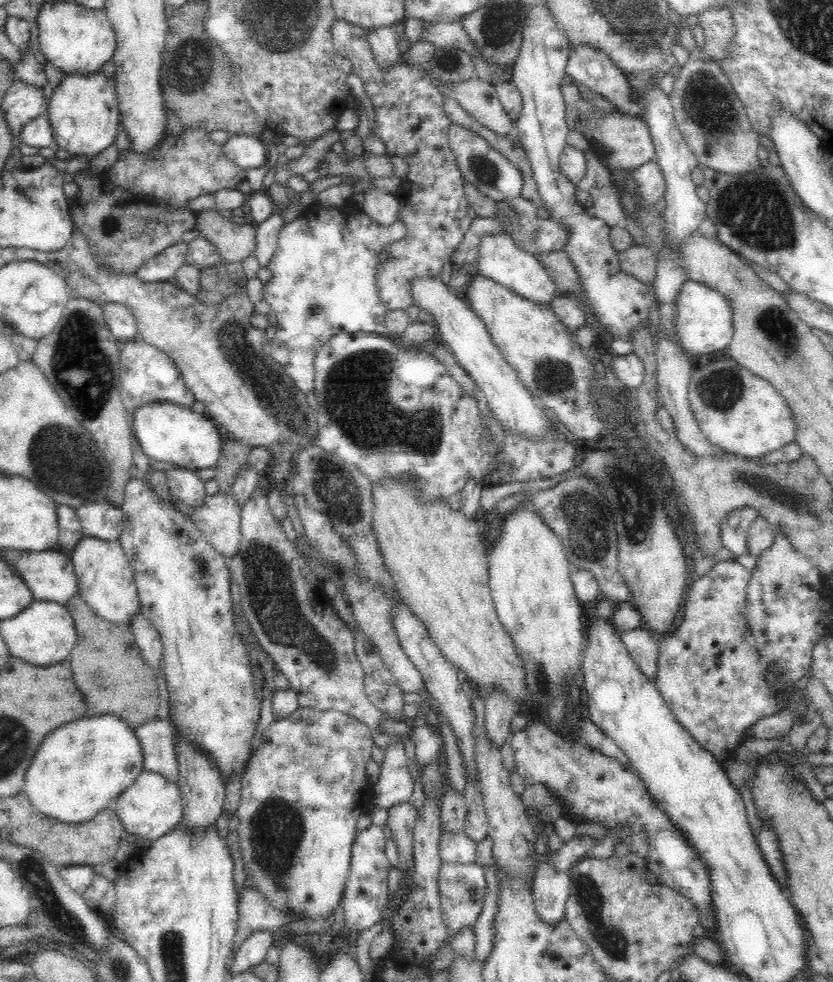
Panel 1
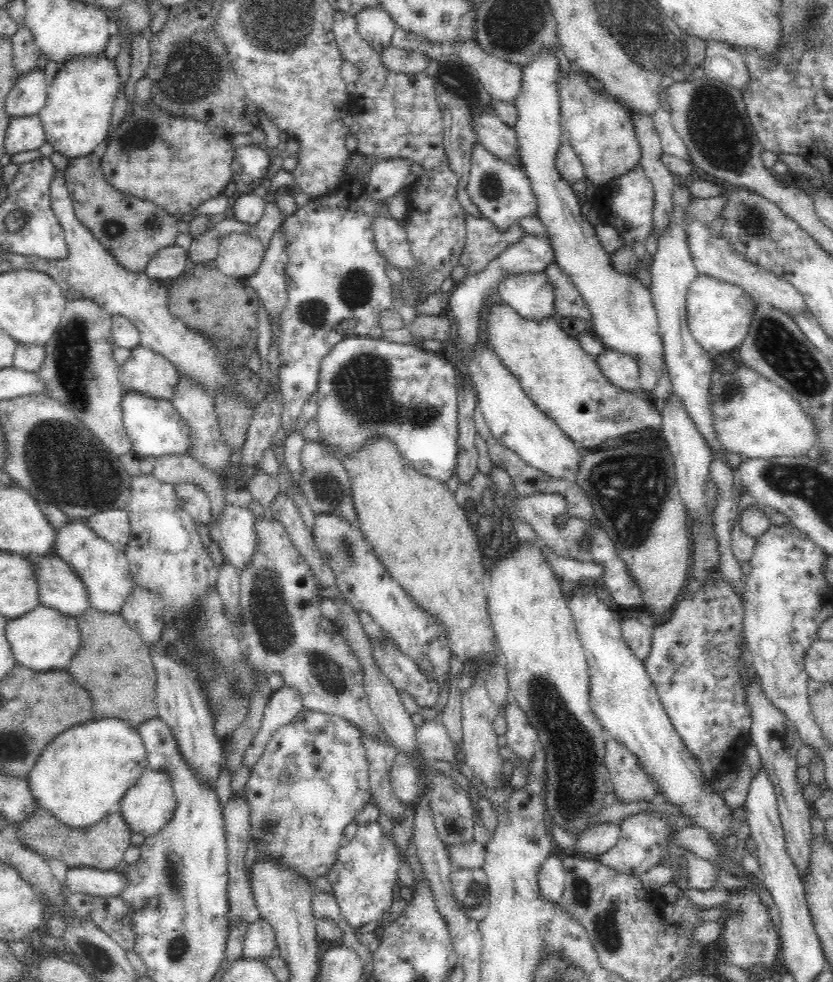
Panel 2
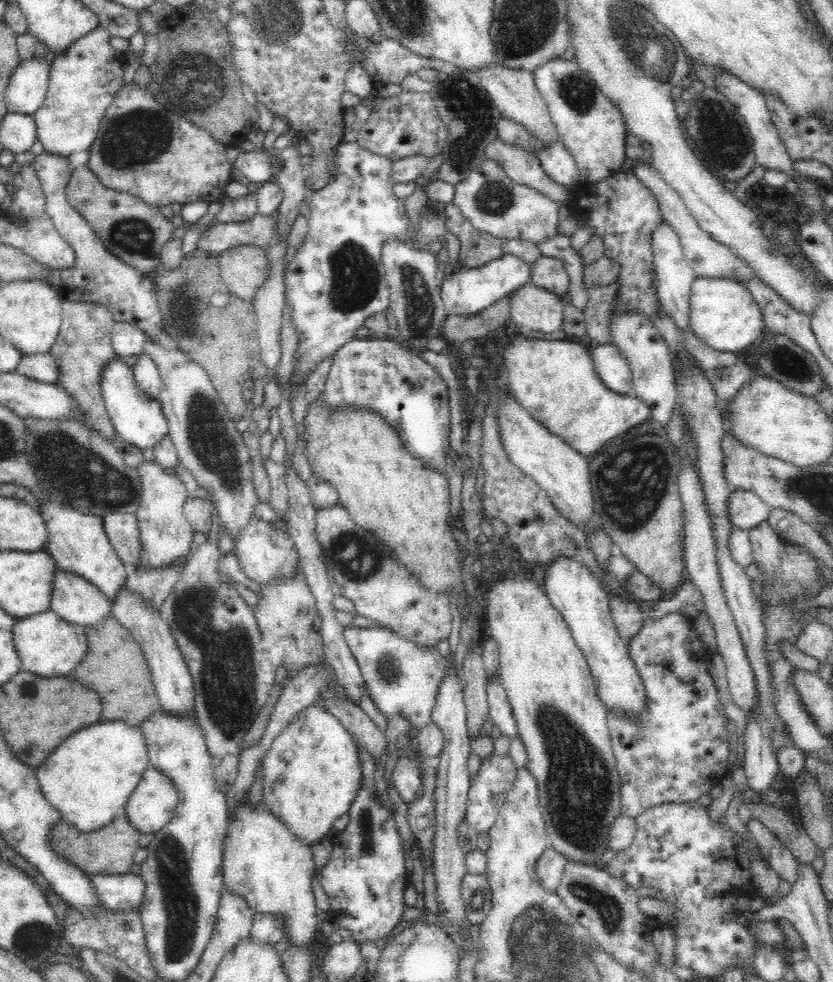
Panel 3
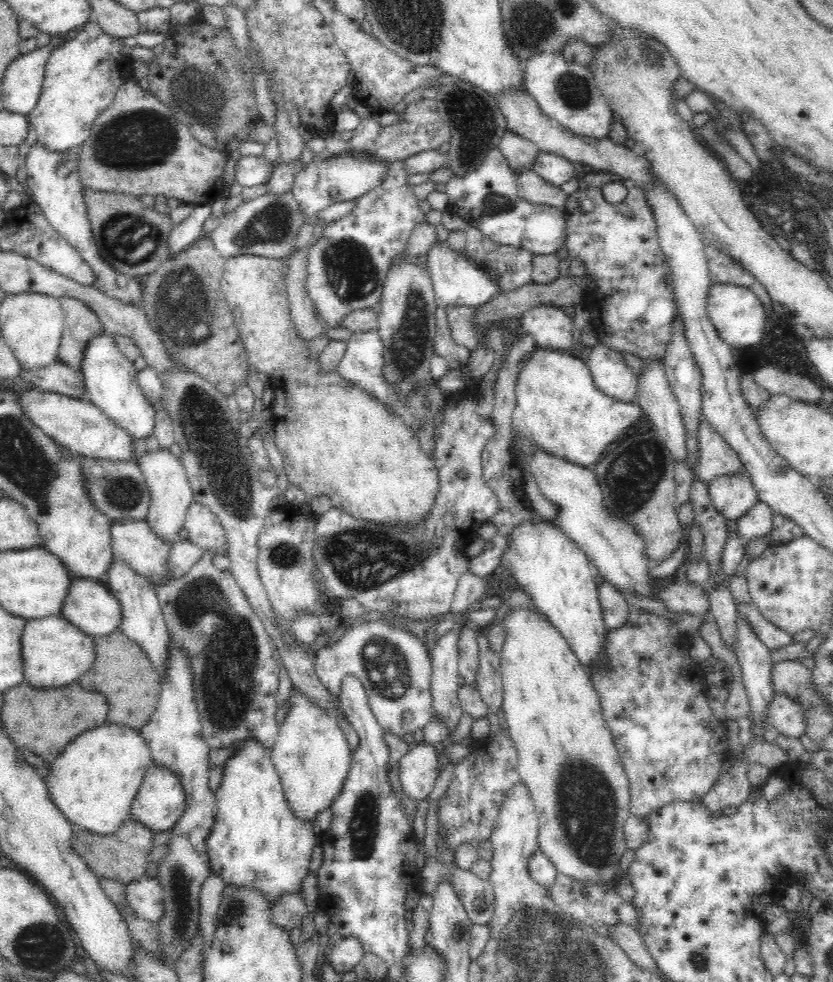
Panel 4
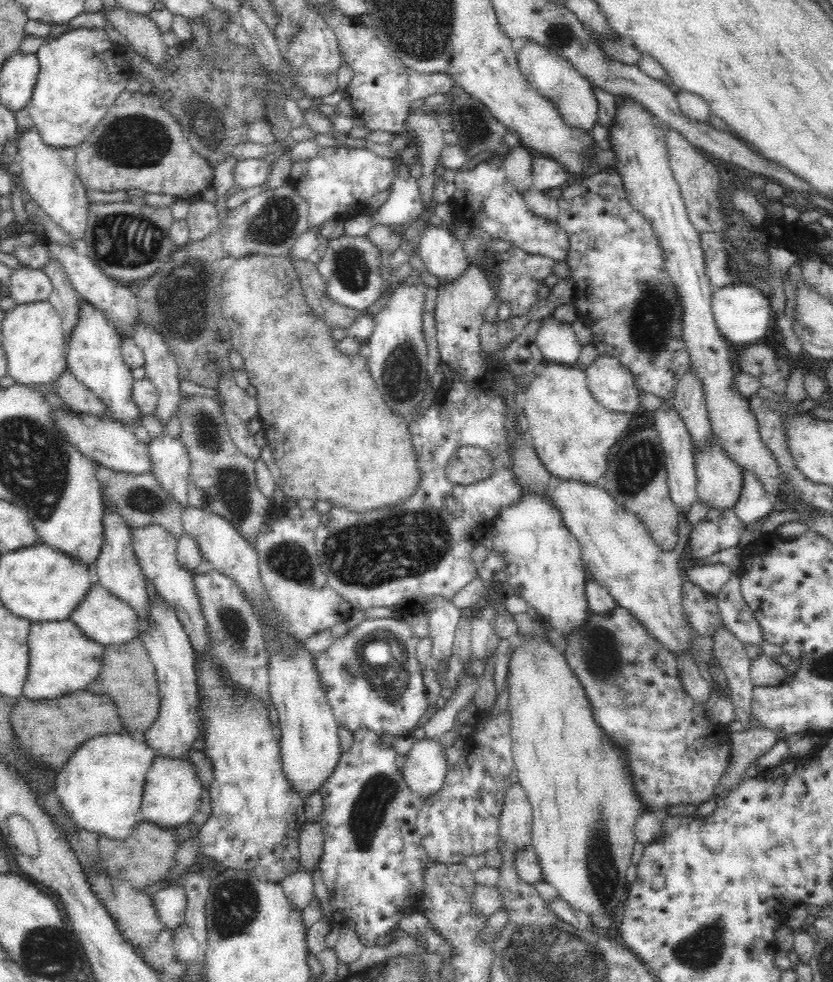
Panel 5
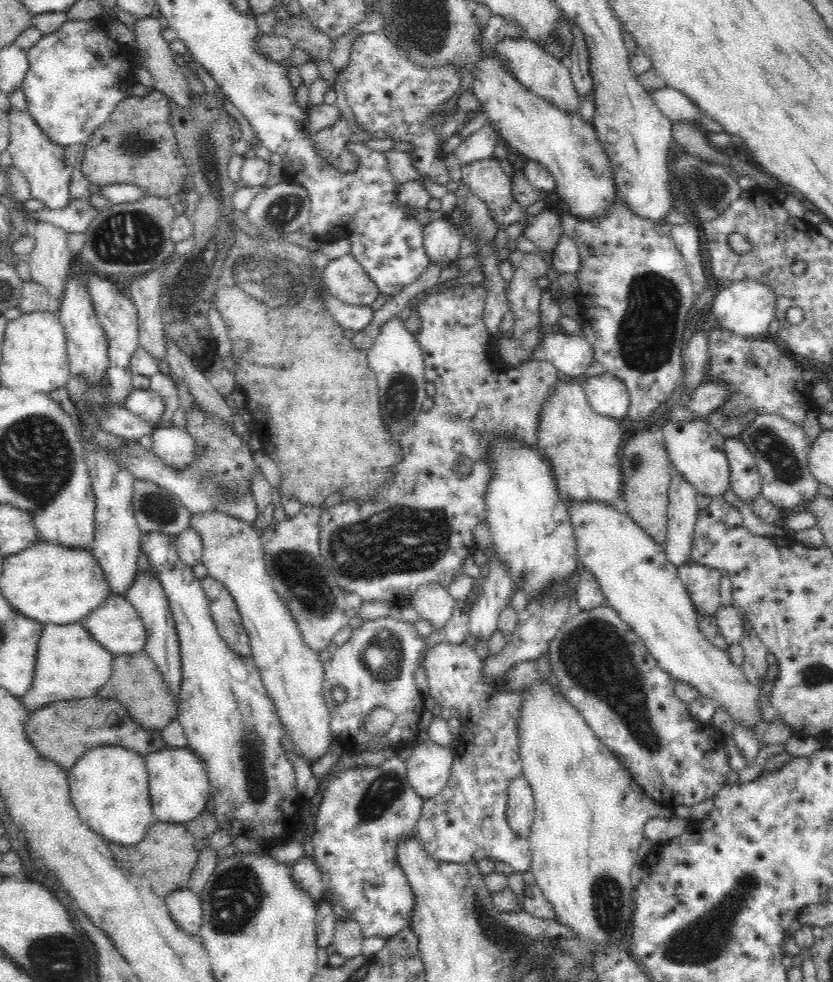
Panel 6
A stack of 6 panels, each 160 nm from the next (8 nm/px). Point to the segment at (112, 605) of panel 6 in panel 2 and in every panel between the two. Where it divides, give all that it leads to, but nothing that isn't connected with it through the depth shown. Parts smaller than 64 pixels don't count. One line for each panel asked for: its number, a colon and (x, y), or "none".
2: (60, 588)
3: (74, 599)
4: (89, 605)
5: (105, 618)

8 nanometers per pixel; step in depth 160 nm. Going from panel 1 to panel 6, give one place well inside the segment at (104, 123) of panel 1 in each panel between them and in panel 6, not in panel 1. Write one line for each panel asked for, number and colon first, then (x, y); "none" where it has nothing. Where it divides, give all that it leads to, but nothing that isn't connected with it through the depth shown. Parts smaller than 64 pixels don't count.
2: (76, 117)
3: (83, 80)
4: (82, 75)
5: (82, 72)
6: (74, 81)

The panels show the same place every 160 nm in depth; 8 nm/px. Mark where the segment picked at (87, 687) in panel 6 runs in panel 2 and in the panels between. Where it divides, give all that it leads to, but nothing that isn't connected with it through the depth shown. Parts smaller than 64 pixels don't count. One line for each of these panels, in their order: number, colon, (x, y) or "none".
2: (43, 639)
3: (47, 645)
4: (55, 653)
5: (63, 659)

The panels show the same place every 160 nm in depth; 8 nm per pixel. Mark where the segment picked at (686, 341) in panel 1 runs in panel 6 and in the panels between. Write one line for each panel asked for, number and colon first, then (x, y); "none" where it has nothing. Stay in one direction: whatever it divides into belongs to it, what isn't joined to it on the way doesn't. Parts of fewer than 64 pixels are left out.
2: (719, 314)
3: (723, 314)
4: (738, 314)
5: (741, 312)
6: (746, 307)

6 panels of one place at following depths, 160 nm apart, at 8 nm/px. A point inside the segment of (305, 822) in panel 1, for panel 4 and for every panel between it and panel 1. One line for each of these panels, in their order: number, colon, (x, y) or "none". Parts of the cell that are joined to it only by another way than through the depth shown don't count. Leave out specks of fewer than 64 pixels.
2: (312, 779)
3: (312, 772)
4: (311, 755)

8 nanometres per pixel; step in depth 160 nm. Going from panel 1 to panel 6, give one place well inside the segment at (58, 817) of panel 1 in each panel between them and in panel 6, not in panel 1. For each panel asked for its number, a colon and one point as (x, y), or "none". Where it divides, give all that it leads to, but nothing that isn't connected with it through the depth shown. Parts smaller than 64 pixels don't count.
2: (81, 777)
3: (89, 777)
4: (93, 784)
5: (101, 786)
6: (109, 787)

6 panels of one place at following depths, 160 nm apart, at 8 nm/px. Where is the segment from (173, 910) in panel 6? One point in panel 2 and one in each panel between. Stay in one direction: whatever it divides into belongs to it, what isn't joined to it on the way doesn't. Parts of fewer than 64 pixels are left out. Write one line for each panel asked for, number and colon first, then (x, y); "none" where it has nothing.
2: (99, 883)
3: (125, 892)
4: (145, 897)
5: (171, 902)

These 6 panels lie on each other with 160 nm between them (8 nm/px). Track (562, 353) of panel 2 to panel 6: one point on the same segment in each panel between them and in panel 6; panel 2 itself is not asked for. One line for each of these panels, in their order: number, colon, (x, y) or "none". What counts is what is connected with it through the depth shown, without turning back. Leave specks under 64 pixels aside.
3: (555, 382)
4: (558, 406)
5: (573, 435)
6: (583, 447)

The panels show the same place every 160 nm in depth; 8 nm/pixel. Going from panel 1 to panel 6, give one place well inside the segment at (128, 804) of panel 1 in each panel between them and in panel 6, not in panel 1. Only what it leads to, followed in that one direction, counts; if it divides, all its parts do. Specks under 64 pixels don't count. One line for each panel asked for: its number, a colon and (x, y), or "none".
2: (149, 805)
3: (152, 804)
4: (160, 801)
5: (172, 792)
6: (179, 787)

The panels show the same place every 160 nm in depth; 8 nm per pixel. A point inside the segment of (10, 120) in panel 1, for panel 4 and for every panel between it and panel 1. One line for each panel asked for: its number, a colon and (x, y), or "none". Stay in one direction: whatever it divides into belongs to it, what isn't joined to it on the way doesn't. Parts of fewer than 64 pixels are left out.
2: (28, 95)
3: (27, 85)
4: (22, 81)

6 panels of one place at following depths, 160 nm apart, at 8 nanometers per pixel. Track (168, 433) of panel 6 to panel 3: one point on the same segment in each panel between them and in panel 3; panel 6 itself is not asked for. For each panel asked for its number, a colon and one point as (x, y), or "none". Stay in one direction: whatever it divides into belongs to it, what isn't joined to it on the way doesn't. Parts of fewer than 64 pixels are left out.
3: (166, 535)
4: (171, 494)
5: (170, 461)

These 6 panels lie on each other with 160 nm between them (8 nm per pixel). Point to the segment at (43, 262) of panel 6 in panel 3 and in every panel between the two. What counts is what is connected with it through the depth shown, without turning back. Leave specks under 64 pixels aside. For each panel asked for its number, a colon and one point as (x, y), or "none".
3: (83, 344)
4: (80, 322)
5: (63, 297)

